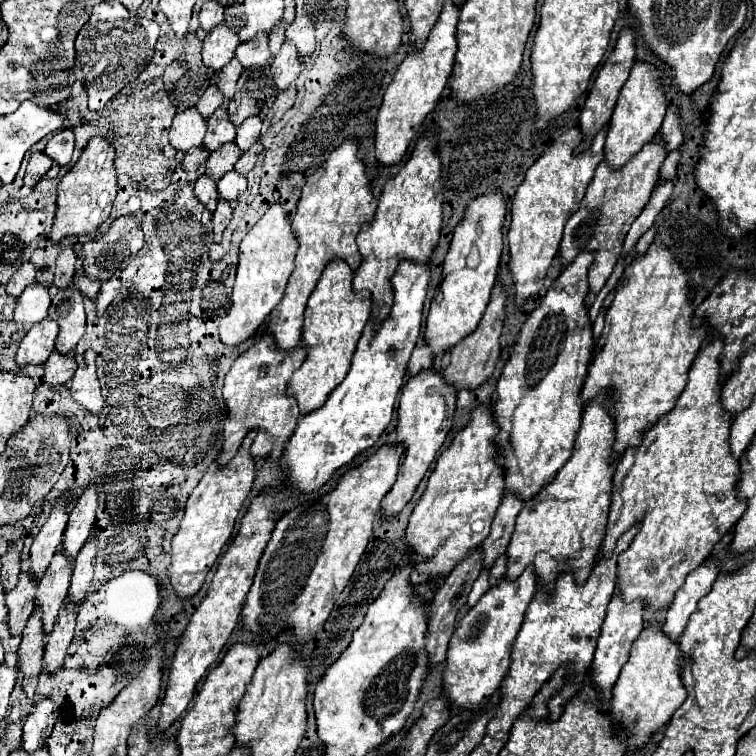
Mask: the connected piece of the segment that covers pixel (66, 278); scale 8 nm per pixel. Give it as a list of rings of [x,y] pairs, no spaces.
[[[72,248],[62,250],[58,256],[58,262],[56,262],[56,274],[54,274],[54,282],[52,282],[58,290],[66,290],[72,284],[74,264],[76,264],[74,250]]]

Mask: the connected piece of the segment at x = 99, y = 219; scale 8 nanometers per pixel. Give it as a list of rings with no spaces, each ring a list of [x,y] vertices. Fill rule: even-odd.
[[[100,136],[90,138],[88,146],[80,154],[78,162],[58,184],[58,200],[56,200],[56,216],[52,226],[52,242],[58,244],[64,238],[78,238],[94,234],[110,216],[110,208],[116,196],[116,172],[114,172],[114,148]]]

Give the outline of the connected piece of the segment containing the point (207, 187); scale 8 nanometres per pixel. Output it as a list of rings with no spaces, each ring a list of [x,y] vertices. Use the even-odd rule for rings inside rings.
[[[204,174],[194,182],[194,194],[208,212],[214,212],[214,208],[218,204],[218,192],[216,192],[216,182],[210,176]]]

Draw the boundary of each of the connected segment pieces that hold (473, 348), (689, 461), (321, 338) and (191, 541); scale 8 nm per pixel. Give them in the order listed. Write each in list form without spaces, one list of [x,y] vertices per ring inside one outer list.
[[[496,284],[496,292],[490,298],[478,328],[472,334],[468,334],[466,338],[462,338],[452,348],[450,364],[444,370],[444,376],[448,378],[450,384],[456,386],[456,390],[460,390],[460,388],[476,388],[476,386],[480,386],[482,382],[486,382],[492,376],[494,364],[496,364],[496,360],[500,356],[500,342],[498,342],[498,338],[500,338],[500,332],[502,332],[504,314],[506,314],[506,286],[504,284]]]
[[[710,340],[698,354],[690,366],[688,382],[682,394],[678,396],[674,408],[660,416],[652,428],[642,434],[640,446],[628,448],[616,464],[614,472],[614,488],[612,488],[612,504],[608,516],[606,538],[600,546],[600,556],[614,548],[614,542],[620,534],[624,534],[638,520],[642,522],[640,532],[634,536],[630,548],[618,556],[618,590],[622,596],[632,602],[642,598],[654,610],[668,608],[676,590],[684,584],[688,572],[692,572],[698,564],[702,564],[714,544],[742,518],[746,510],[746,502],[738,498],[738,482],[740,482],[740,462],[732,456],[730,450],[730,430],[732,430],[732,414],[720,404],[722,390],[722,374],[720,374],[720,354],[724,348],[724,340]]]
[[[334,258],[324,268],[314,292],[308,298],[302,328],[302,338],[308,346],[308,356],[288,382],[288,392],[296,396],[302,414],[306,414],[312,408],[320,408],[320,404],[328,398],[328,392],[336,388],[340,380],[344,380],[350,368],[352,354],[356,350],[358,336],[372,314],[372,296],[366,290],[356,292],[352,288],[352,274],[352,268],[344,260]]]
[[[250,430],[238,448],[236,456],[230,460],[230,464],[220,466],[218,460],[214,460],[204,478],[198,482],[198,486],[192,490],[186,502],[186,514],[180,522],[180,528],[172,540],[172,564],[168,568],[168,578],[176,592],[180,592],[180,598],[194,596],[200,586],[204,584],[206,574],[216,564],[222,548],[232,536],[238,512],[244,504],[244,500],[250,494],[254,476],[256,476],[256,460],[250,454],[250,446],[254,442],[258,432]]]

